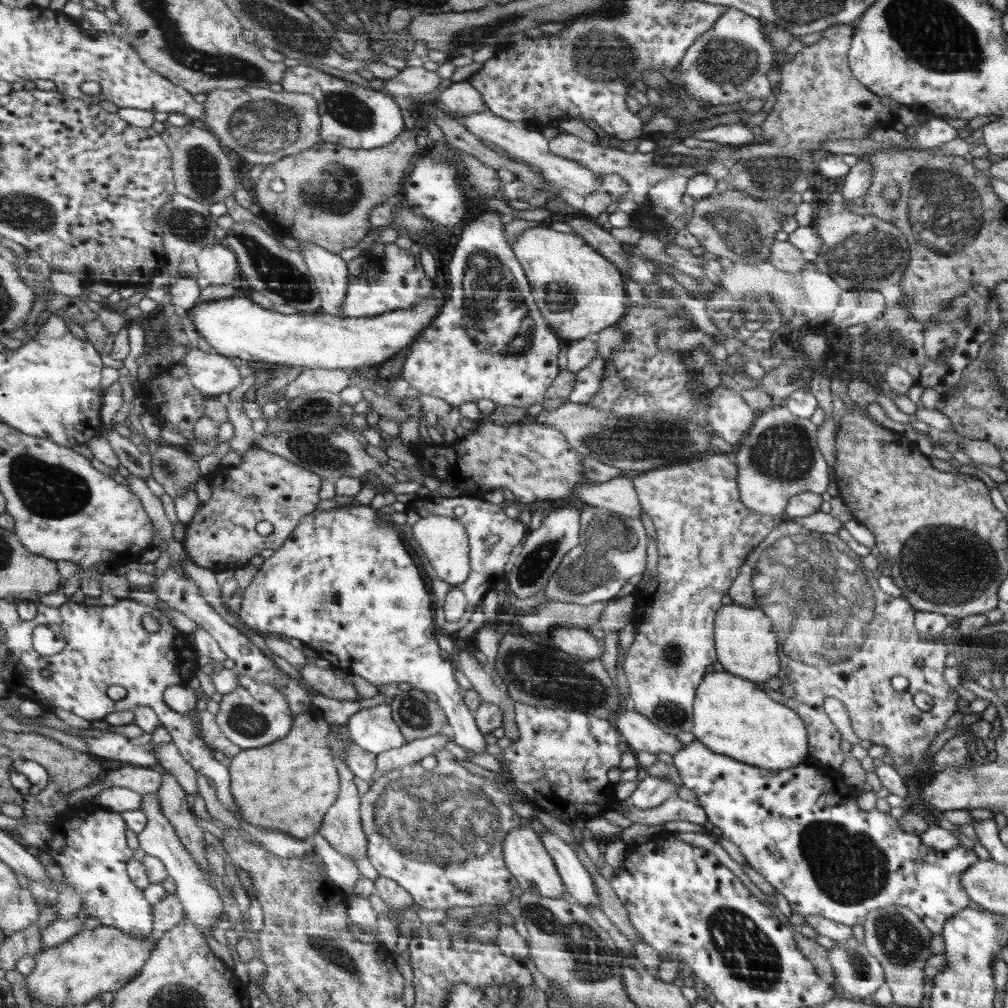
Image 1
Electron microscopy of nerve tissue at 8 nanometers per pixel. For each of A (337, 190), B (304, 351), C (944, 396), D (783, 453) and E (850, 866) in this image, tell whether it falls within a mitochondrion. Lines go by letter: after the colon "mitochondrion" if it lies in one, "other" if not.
A: mitochondrion
B: other
C: other
D: mitochondrion
E: mitochondrion

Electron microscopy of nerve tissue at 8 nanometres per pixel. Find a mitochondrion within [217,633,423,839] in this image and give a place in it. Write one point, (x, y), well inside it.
(244, 719)

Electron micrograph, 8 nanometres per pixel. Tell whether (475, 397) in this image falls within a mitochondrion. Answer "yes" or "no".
no

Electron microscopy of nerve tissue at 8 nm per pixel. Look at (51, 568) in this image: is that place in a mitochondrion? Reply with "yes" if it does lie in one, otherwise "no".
no

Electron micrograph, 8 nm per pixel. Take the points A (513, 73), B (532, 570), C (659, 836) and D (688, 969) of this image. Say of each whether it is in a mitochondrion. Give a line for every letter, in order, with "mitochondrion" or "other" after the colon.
A: other
B: mitochondrion
C: other
D: other

